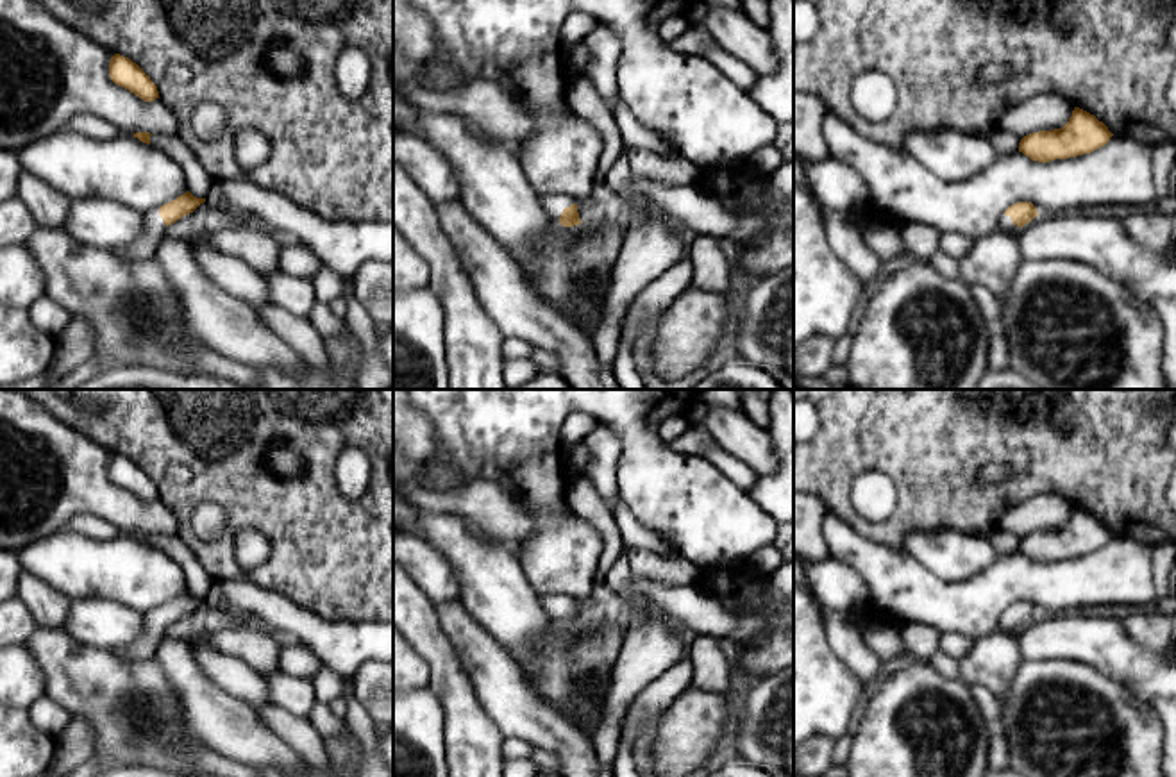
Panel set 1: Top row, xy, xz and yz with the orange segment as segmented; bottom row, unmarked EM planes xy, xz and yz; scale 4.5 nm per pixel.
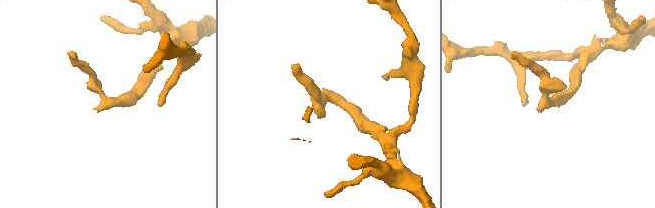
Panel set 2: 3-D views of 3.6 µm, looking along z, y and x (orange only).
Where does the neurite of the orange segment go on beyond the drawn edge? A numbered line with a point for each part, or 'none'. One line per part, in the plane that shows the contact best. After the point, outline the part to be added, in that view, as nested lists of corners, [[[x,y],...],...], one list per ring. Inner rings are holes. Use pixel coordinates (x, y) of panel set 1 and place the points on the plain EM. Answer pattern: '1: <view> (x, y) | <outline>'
1: xz (553, 604) | [[[538,595],[538,600],[543,611],[558,623],[559,623],[563,609],[575,604],[575,600],[567,595]]]

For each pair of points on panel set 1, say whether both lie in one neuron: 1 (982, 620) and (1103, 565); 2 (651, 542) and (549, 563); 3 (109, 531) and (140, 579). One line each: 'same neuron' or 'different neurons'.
1: same neuron
2: different neurons
3: different neurons

